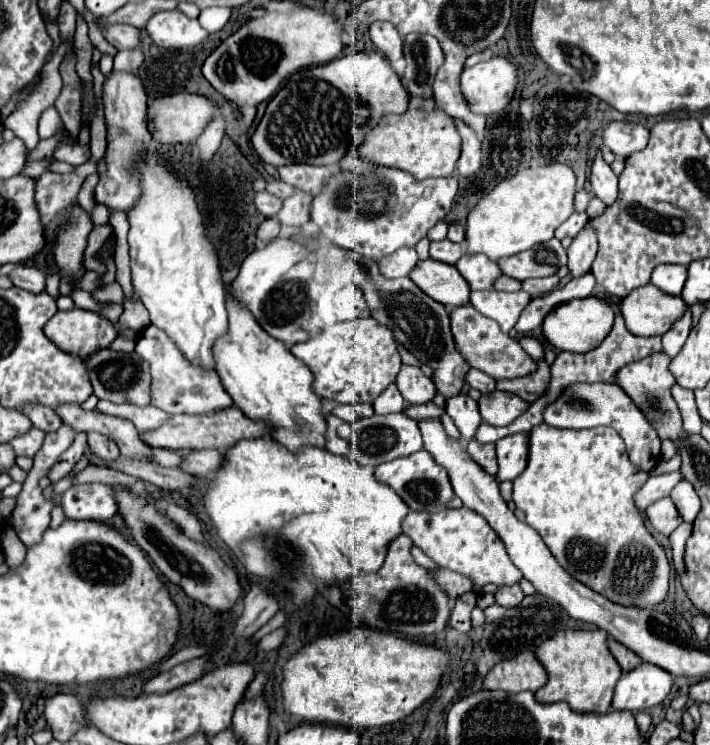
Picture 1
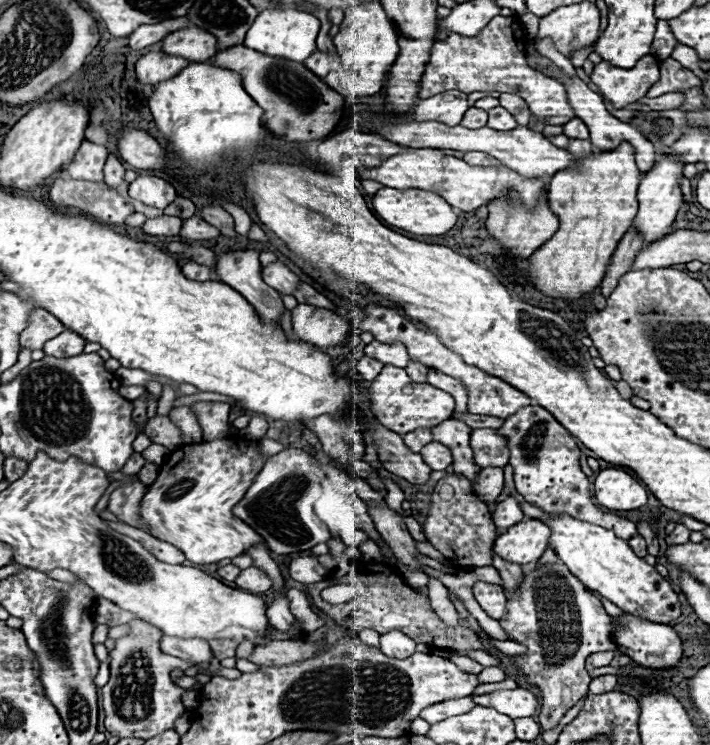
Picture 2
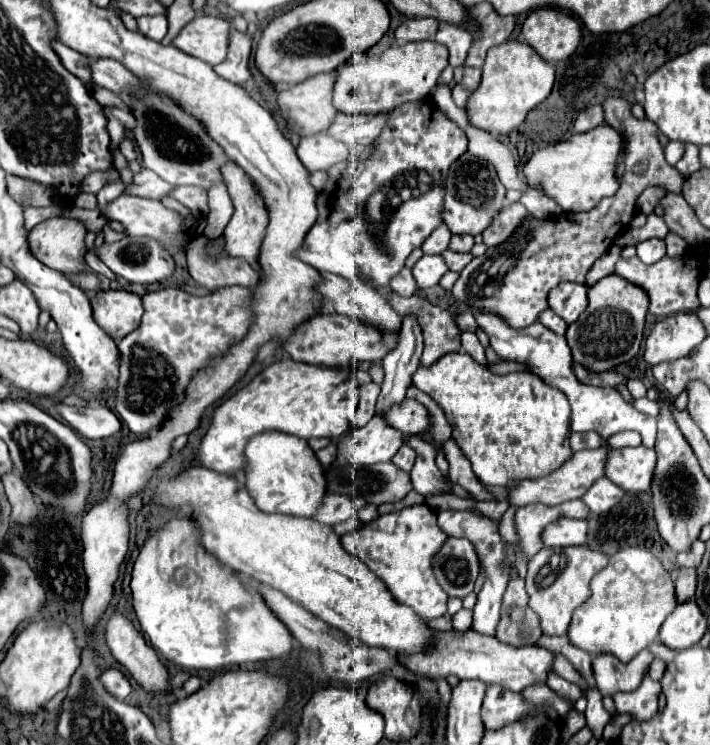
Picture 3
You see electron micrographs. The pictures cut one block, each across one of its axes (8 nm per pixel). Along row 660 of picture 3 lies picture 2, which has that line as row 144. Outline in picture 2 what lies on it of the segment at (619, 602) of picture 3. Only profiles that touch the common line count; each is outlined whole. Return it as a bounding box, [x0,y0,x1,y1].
[530,142,640,302]

